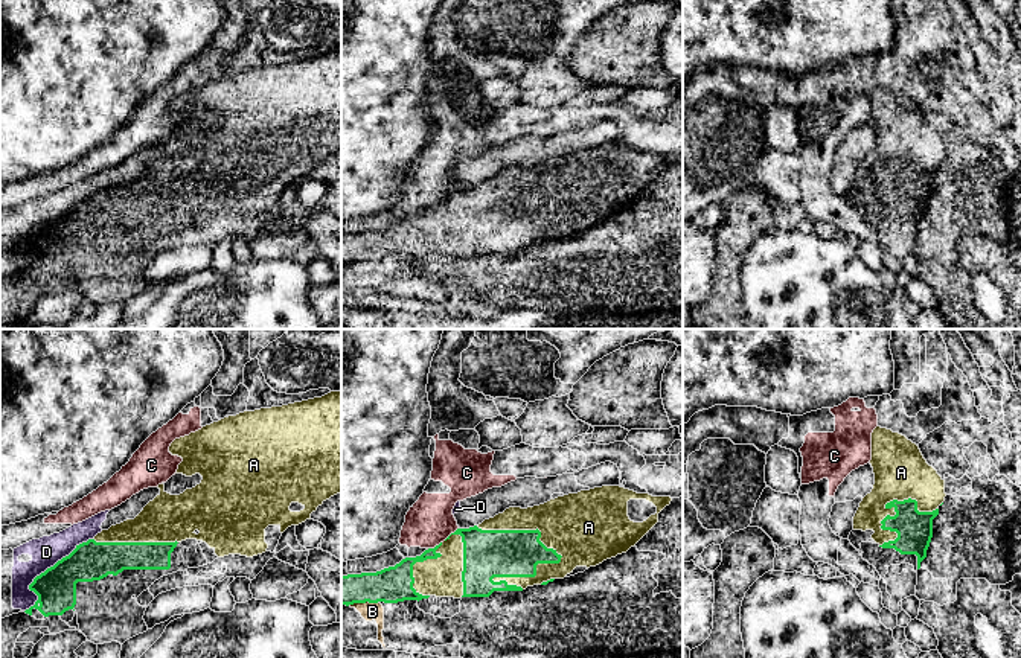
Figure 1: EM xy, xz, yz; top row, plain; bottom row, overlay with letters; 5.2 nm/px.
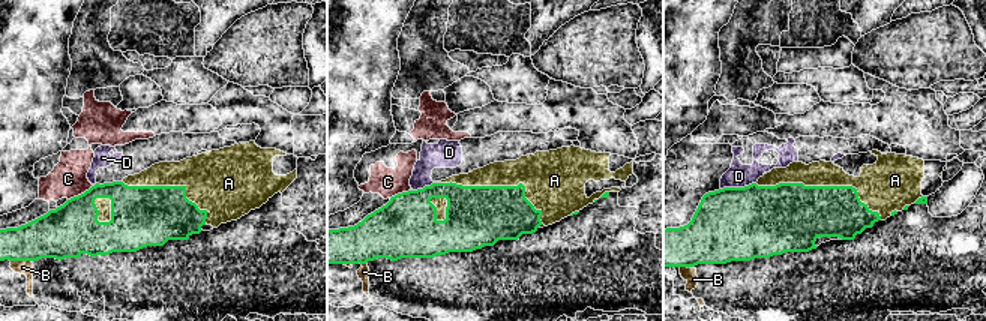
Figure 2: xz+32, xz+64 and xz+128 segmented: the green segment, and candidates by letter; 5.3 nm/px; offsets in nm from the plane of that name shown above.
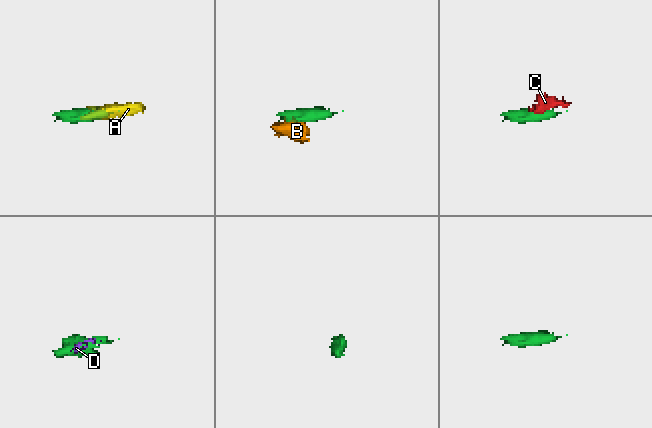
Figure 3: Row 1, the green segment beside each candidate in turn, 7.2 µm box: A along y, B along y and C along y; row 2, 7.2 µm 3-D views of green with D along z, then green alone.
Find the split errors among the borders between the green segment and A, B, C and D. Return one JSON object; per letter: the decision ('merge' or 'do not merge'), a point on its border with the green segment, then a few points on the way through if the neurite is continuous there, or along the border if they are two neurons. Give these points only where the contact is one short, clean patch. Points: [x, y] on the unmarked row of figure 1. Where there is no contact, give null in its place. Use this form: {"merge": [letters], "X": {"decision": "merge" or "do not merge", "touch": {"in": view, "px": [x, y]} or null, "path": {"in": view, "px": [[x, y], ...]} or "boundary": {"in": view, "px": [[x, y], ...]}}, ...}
{"merge": ["A"], "A": {"decision": "merge", "touch": {"in": "xz", "px": [524, 189]}}, "B": {"decision": "do not merge", "touch": {"in": "xz", "px": [361, 261]}}, "C": {"decision": "do not merge", "touch": {"in": "xz", "px": [451, 192]}, "boundary": {"in": "xz", "px": [[457, 186], [444, 198]]}}, "D": {"decision": "do not merge", "touch": {"in": "xy", "px": [48, 227]}}}

